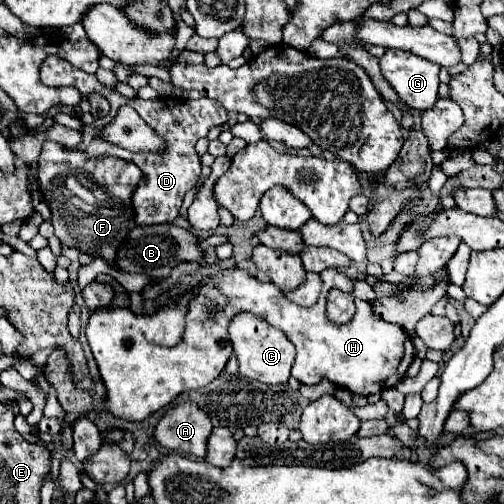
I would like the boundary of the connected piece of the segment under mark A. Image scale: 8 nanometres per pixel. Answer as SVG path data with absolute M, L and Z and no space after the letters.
M180 402L166 410L154 428L156 442L178 454L194 454L198 458L206 456L206 440L212 432L212 422L202 412L196 402Z

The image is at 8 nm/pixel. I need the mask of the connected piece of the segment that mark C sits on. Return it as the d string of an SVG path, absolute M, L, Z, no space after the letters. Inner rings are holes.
M238 312L230 320L228 334L230 334L230 342L234 346L234 354L238 358L242 376L254 378L264 384L286 384L288 382L296 352L294 352L292 342L286 340L286 336L278 328L270 326L268 322L262 322L262 318L258 318L256 314Z

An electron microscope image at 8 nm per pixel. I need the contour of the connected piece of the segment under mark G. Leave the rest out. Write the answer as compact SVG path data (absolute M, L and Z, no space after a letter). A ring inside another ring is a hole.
M386 50L386 54L380 58L380 68L382 68L384 78L390 82L390 86L396 90L396 94L408 108L422 112L434 106L434 102L438 100L438 84L440 84L438 64L418 58L414 54L406 54L404 50Z

